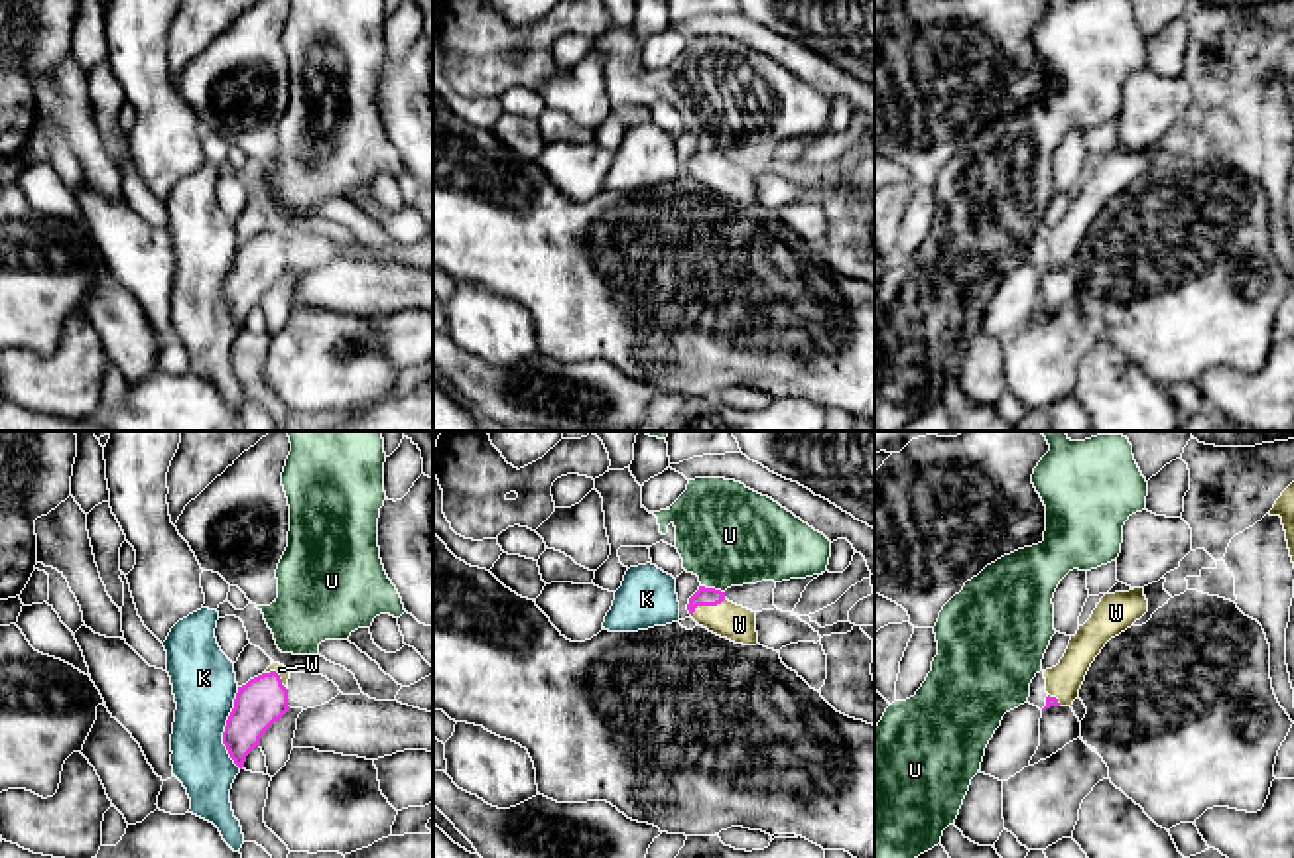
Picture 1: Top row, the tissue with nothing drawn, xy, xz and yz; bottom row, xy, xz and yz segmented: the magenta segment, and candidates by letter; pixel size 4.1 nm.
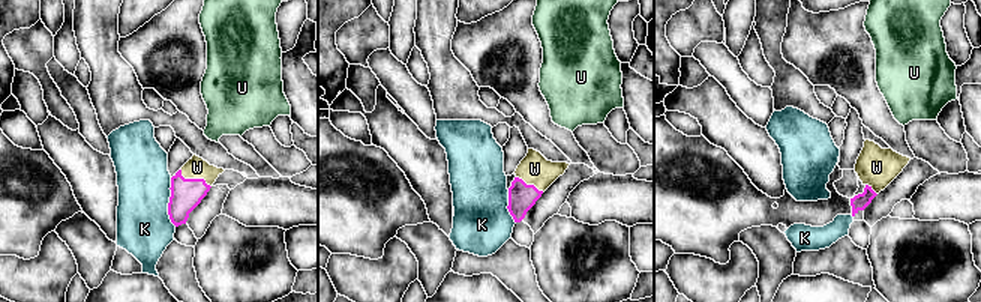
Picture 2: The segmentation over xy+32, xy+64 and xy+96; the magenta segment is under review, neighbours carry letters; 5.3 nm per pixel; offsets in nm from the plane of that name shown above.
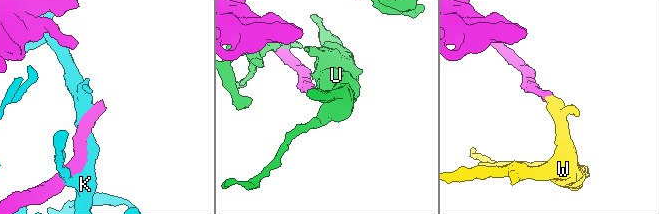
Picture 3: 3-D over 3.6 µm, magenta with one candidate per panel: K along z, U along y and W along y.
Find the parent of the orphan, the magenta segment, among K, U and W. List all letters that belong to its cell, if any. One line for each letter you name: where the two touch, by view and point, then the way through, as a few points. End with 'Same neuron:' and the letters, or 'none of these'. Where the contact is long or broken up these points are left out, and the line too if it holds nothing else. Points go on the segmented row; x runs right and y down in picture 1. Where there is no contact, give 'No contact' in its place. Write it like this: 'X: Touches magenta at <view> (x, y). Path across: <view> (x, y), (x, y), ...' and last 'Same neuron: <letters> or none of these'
W: Touches magenta at xz (708, 605). Path across: xz (704, 597), (708, 605), (719, 616), (739, 624)
Same neuron: W

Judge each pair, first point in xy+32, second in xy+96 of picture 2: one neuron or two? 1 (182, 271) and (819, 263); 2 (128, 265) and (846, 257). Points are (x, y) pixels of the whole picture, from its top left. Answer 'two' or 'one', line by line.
1: one
2: one

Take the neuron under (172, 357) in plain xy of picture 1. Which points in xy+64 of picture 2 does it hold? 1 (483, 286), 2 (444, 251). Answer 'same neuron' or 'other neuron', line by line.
1: other neuron
2: other neuron

